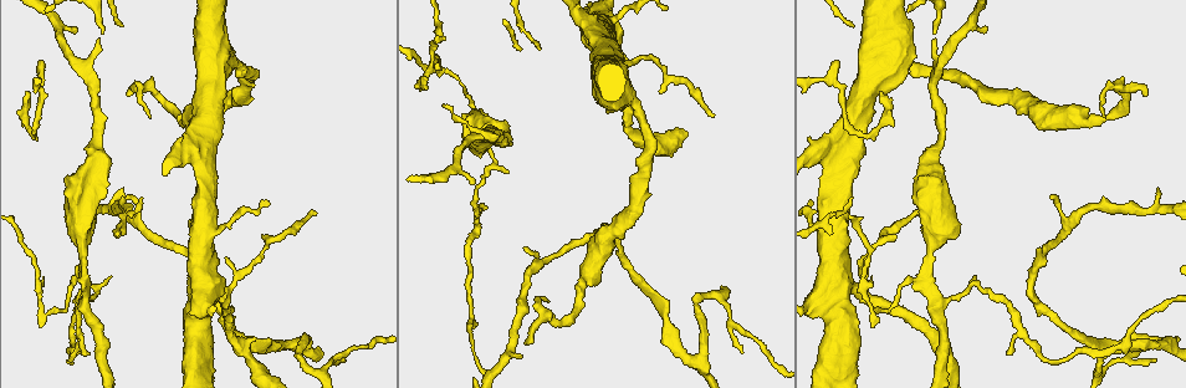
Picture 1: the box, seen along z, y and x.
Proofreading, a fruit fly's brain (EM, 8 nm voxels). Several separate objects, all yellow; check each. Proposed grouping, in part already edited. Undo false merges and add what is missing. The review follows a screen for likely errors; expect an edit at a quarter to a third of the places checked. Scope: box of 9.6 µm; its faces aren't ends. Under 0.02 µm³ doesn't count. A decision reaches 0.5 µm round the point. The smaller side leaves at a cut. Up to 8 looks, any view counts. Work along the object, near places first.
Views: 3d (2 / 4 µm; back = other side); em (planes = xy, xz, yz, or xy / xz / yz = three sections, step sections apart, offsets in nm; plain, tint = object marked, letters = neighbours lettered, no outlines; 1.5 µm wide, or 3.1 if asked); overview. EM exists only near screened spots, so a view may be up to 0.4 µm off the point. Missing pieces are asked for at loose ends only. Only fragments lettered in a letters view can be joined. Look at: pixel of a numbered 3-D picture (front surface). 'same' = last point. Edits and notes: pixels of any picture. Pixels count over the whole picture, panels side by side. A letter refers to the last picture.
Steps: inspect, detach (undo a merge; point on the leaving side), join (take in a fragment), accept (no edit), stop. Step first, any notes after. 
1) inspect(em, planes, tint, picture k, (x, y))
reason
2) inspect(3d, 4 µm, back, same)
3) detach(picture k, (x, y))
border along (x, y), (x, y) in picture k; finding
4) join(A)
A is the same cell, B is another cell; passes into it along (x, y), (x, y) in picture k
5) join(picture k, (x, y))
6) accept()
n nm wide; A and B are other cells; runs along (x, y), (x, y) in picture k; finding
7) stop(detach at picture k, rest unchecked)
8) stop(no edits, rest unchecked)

inspect(em, planes, letters, picture 1, (713, 116))
an open end

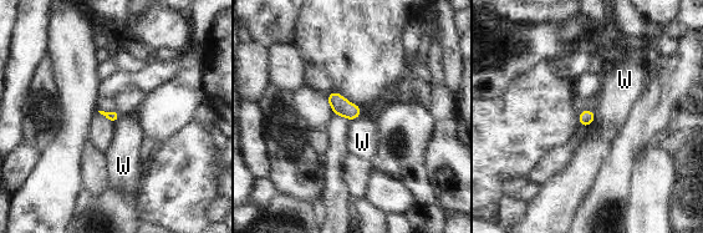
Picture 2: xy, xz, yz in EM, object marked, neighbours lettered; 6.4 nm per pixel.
accept()
W is another cell; border along (595, 111), (595, 118), (589, 125) in picture 2; none of them fits

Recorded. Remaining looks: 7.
inspect(em, planes, letters, picture 1, (1147, 93))
tapers out

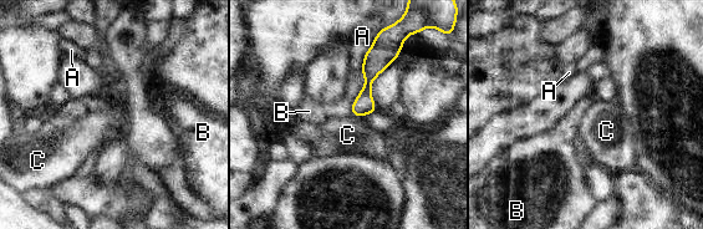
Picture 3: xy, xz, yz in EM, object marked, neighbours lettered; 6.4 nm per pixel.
accept()
A, B and C are other cells; runs along (373, 50), (365, 100), (355, 112) in picture 3; no lettered fragment goes on from it

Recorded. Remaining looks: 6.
inspect(3d, 2 µm, back, picture 1, (33, 134))
sharp bend

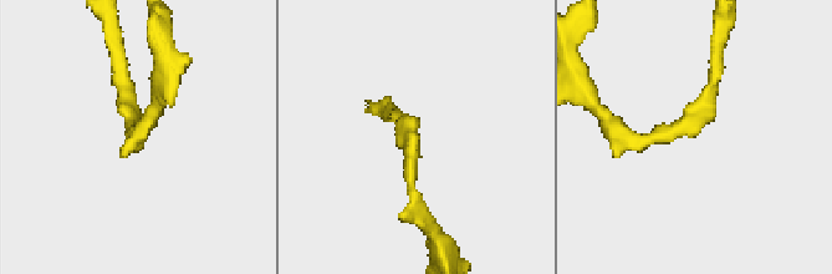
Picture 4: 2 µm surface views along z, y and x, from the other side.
inspect(em, planes, letters, picture 4, (411, 174))
now the EM

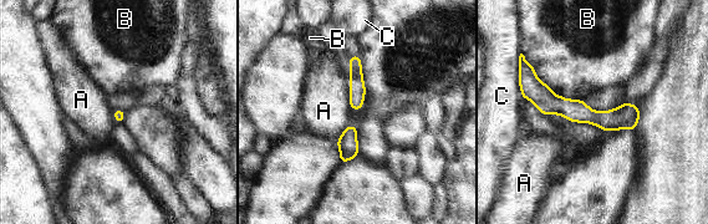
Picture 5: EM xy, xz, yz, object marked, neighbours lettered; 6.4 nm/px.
accept()
A, B and C are other cells; border along (345, 128), (336, 138) in picture 5; one neuron here

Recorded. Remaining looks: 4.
stop(no edits, rest unchecked)

